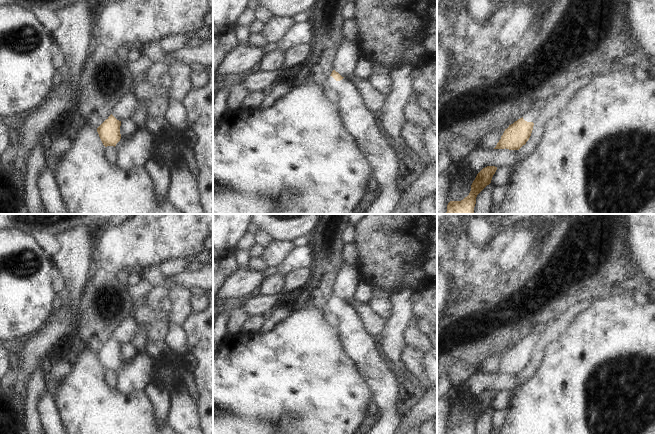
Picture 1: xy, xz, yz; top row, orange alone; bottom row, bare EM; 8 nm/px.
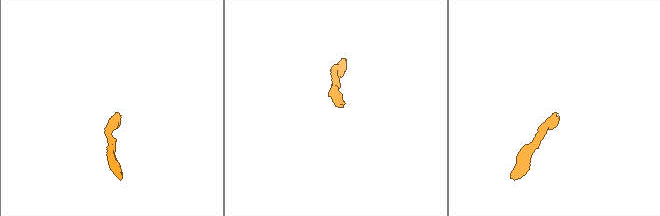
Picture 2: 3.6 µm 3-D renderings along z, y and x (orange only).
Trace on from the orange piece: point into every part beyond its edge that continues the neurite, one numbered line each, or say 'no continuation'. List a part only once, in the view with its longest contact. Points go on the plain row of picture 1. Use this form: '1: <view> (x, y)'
1: xz (374, 365).

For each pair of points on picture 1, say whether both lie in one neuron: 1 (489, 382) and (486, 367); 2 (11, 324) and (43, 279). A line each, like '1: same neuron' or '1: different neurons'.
1: different neurons
2: same neuron

